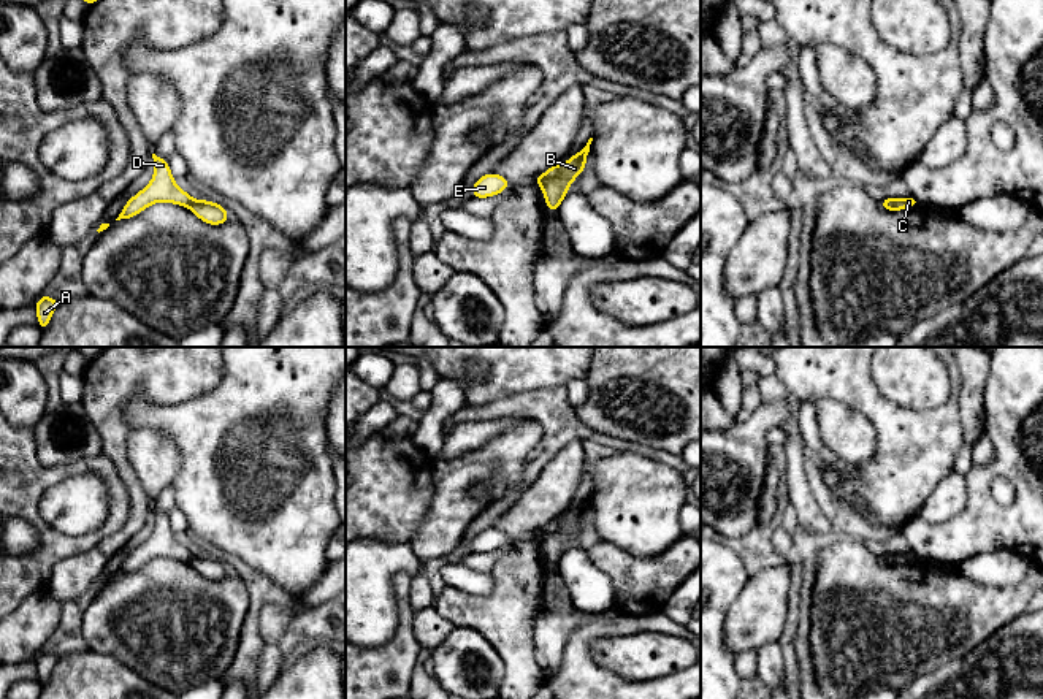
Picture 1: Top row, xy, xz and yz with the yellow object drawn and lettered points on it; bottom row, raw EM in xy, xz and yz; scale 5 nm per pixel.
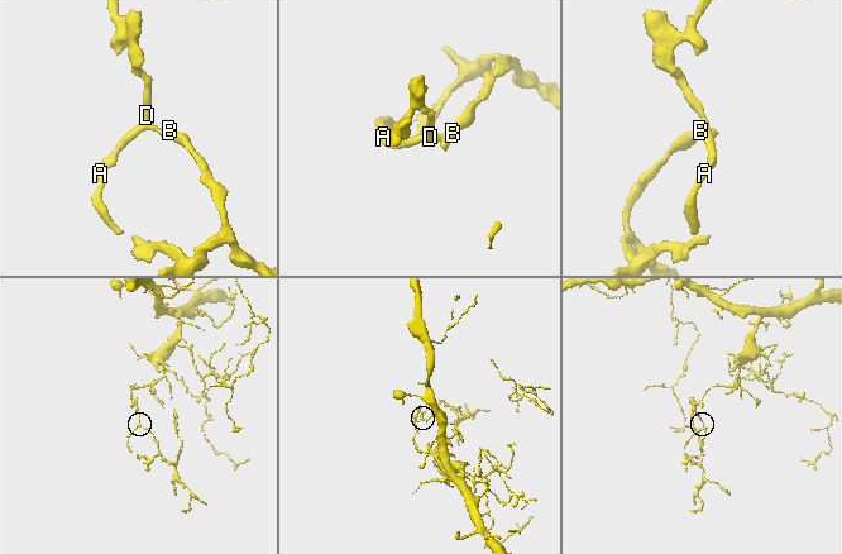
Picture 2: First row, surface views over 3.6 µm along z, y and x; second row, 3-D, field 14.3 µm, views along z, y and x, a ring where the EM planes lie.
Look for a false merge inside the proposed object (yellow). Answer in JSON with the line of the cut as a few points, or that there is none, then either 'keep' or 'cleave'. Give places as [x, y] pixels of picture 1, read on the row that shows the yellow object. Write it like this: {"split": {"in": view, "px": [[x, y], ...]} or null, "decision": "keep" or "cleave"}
{"split": {"in": "xy", "px": [[192, 200], [187, 206]]}, "decision": "cleave"}

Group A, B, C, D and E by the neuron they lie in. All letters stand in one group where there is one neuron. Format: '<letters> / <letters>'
A D E / B C

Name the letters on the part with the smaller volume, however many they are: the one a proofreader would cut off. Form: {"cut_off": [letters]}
{"cut_off": ["B", "C"]}

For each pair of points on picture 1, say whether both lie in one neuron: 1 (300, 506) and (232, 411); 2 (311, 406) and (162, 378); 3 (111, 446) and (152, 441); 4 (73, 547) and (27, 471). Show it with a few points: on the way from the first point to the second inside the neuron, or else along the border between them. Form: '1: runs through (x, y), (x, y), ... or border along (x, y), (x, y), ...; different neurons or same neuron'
1: runs through (319, 466), (303, 417), (289, 403), (271, 404); same neuron
2: border along (225, 363), (222, 379), (211, 390), (181, 401); different neurons
3: border along (132, 431), (127, 441), (127, 460), (138, 479); different neurons
4: runs through (51, 536), (29, 512), (27, 493); same neuron

